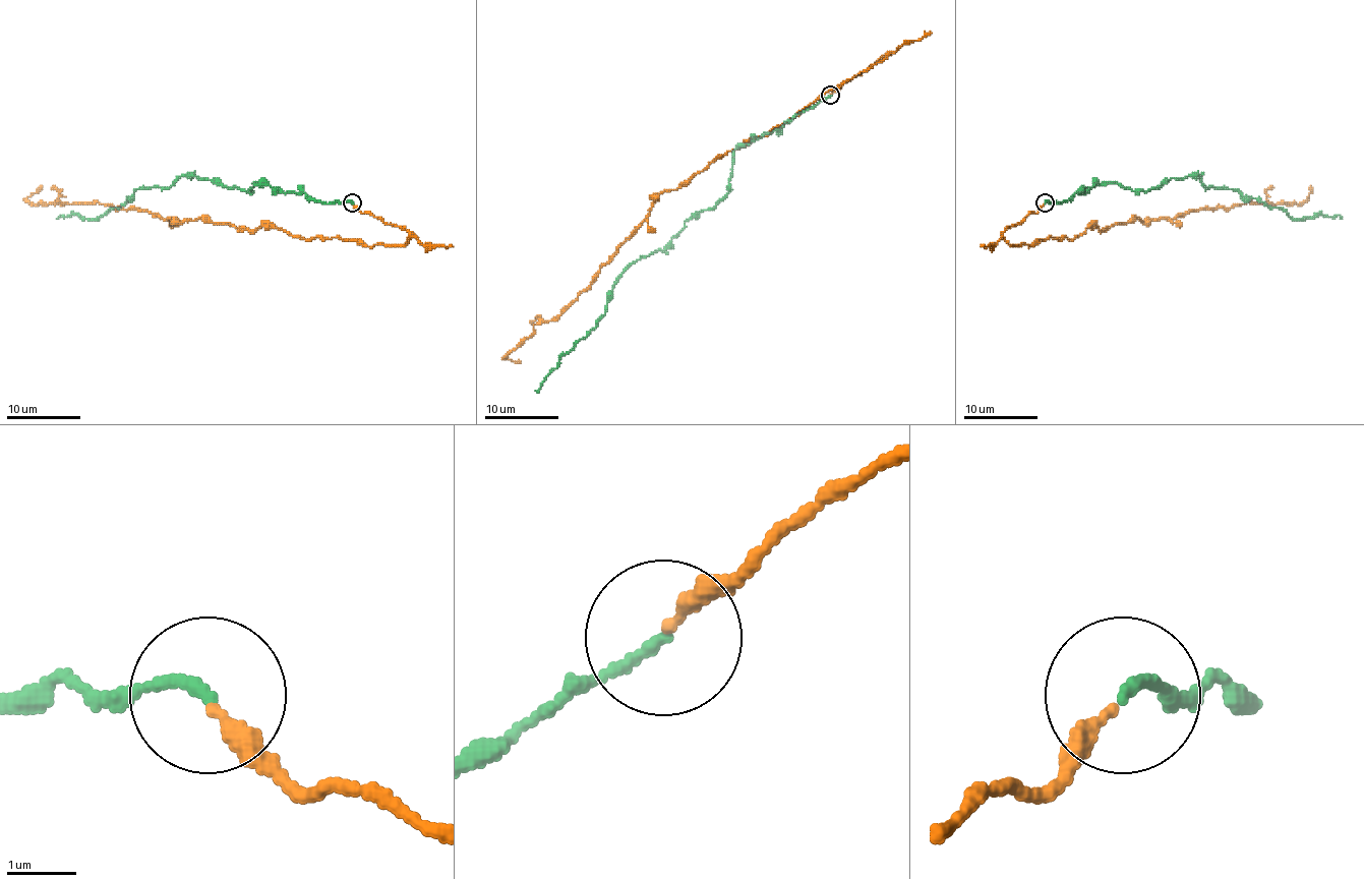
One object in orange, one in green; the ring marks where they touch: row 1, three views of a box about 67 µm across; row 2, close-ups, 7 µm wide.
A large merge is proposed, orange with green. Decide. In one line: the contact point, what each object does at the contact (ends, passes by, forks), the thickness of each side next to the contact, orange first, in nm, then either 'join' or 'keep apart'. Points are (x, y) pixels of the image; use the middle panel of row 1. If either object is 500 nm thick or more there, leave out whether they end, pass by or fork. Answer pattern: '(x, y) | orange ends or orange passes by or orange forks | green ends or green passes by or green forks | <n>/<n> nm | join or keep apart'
(830, 95) | orange ends | green ends | 240/170 nm | join

